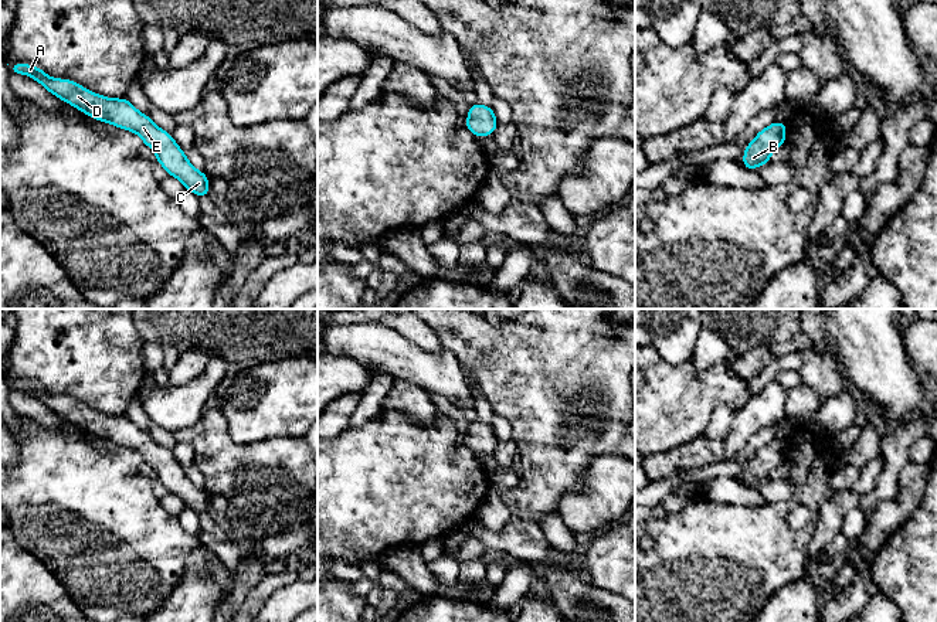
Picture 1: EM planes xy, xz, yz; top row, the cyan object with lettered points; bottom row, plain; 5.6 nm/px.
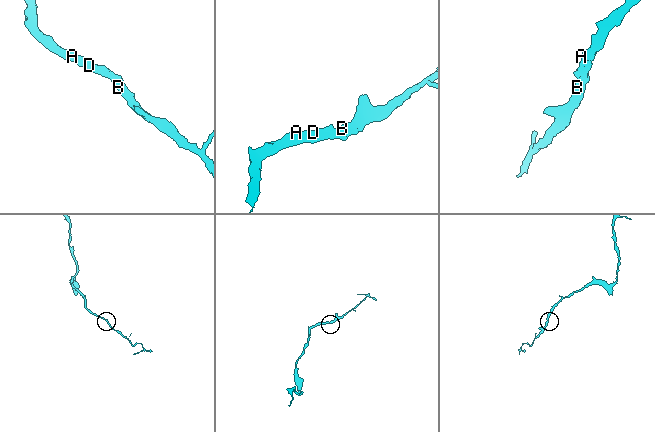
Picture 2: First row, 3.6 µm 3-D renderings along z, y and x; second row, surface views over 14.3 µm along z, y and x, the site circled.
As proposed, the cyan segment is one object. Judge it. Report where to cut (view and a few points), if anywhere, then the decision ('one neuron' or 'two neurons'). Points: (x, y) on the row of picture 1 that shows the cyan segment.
cut none; one neuron

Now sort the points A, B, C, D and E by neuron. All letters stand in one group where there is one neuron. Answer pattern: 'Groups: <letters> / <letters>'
Groups: A B C D E

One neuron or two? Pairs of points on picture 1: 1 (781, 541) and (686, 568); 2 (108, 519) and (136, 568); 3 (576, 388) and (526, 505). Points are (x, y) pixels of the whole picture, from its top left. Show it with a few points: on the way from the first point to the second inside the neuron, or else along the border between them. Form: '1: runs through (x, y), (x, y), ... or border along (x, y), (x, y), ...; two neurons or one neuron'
1: runs through (757, 553), (729, 558), (710, 568); one neuron
2: runs through (108, 532), (108, 540), (124, 556); one neuron
3: runs through (563, 417), (554, 461), (546, 476); one neuron

